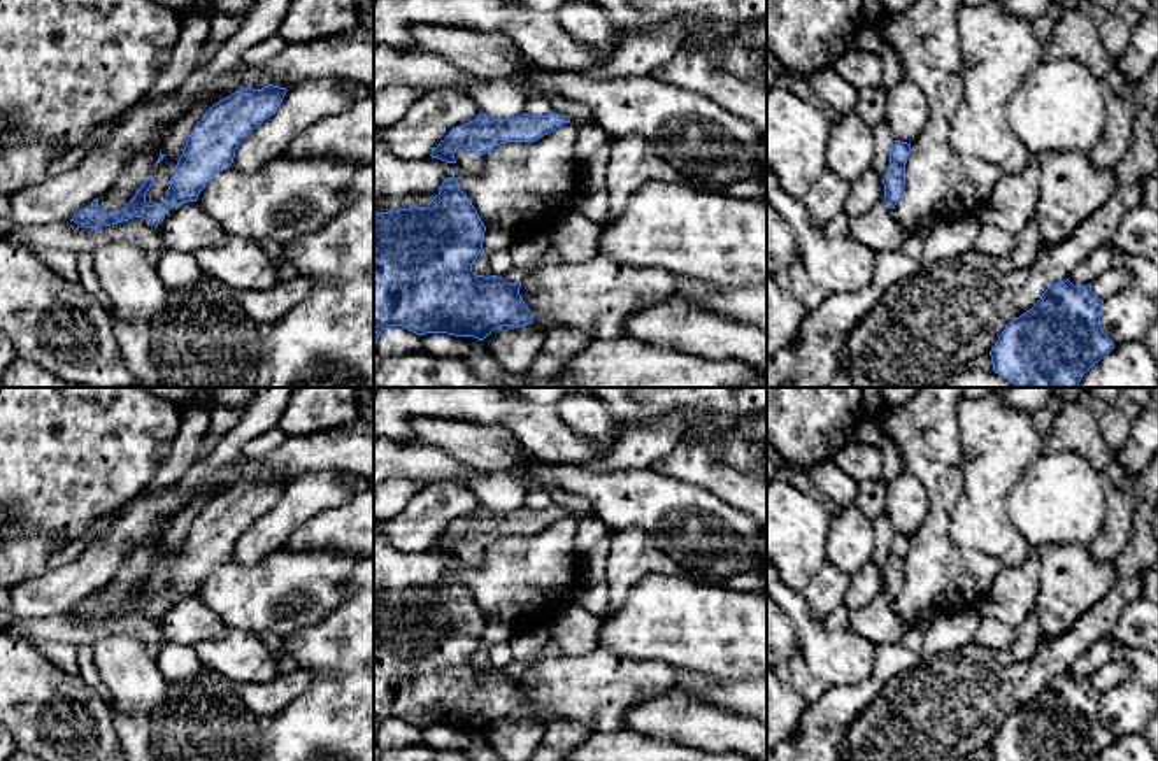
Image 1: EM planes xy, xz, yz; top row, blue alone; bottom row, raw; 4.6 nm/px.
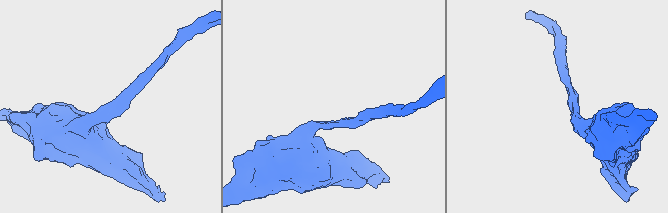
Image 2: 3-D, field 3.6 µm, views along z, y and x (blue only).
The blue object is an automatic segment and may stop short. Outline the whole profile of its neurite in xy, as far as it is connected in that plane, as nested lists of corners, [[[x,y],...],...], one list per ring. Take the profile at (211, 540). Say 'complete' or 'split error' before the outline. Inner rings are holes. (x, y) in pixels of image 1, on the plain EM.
complete; [[[274,477],[261,482],[242,480],[214,496],[195,517],[174,561],[163,596],[146,596],[146,586],[153,577],[151,568],[130,596],[116,607],[102,605],[96,591],[70,614],[84,621],[102,621],[144,610],[158,619],[175,598],[197,594],[205,577],[233,556],[239,537],[277,503],[286,484]]]

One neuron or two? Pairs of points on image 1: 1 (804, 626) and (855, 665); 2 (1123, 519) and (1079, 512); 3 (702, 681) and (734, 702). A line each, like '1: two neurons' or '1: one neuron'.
1: one neuron
2: two neurons
3: one neuron

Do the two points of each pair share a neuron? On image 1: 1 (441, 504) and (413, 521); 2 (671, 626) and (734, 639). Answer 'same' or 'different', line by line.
1: same
2: same

